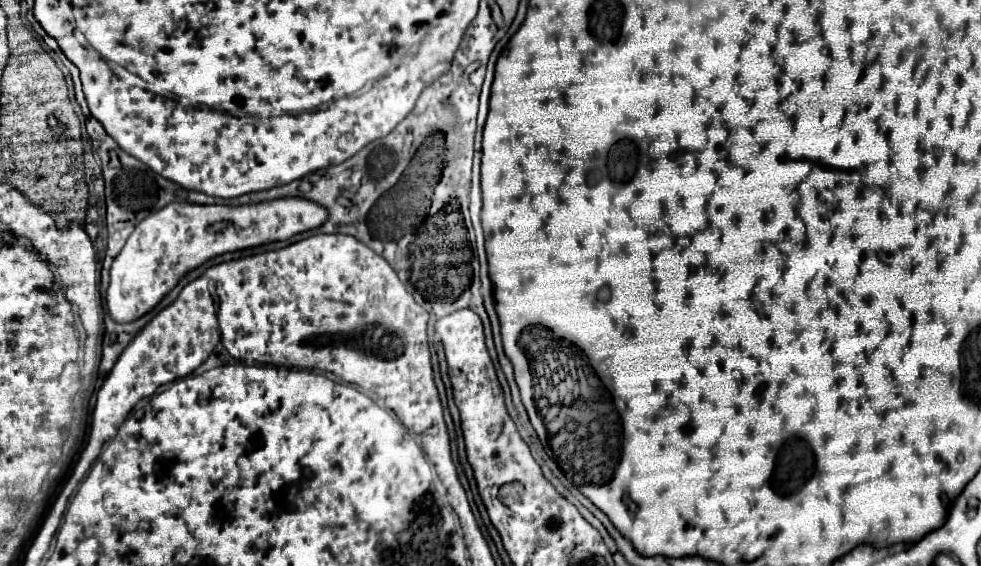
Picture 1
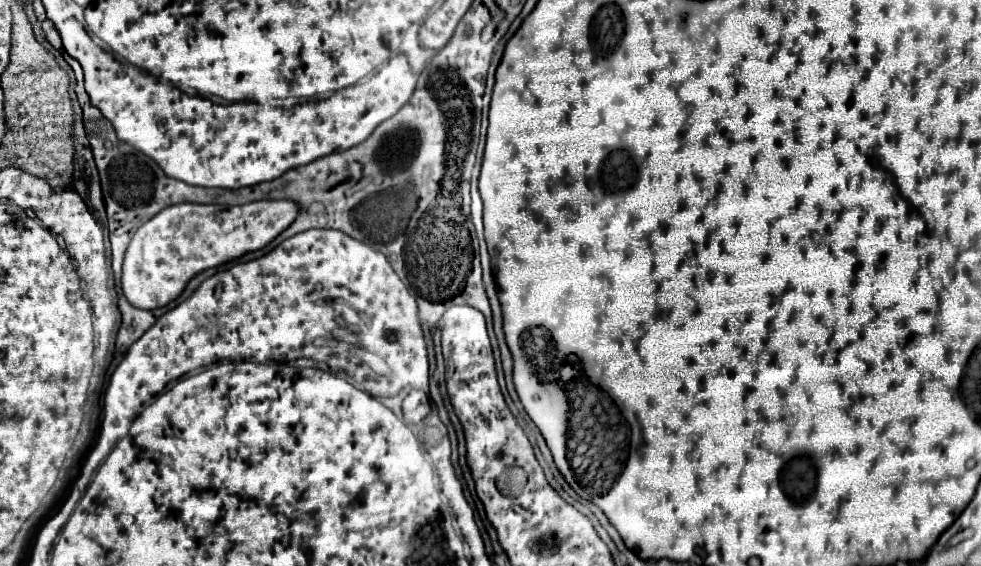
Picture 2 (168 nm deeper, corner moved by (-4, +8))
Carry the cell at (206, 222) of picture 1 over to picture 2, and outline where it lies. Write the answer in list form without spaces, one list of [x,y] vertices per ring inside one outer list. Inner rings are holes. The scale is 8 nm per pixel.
[[[280,199],[280,201],[252,201],[248,205],[198,205],[198,203],[178,203],[162,209],[156,213],[150,221],[146,221],[132,237],[126,255],[124,255],[124,265],[122,265],[122,293],[128,299],[130,305],[138,309],[156,309],[164,307],[170,301],[174,301],[186,283],[200,271],[206,271],[210,267],[218,267],[226,261],[232,261],[248,251],[262,249],[266,243],[276,239],[284,229],[288,229],[298,217],[300,209],[294,201],[290,199]]]

